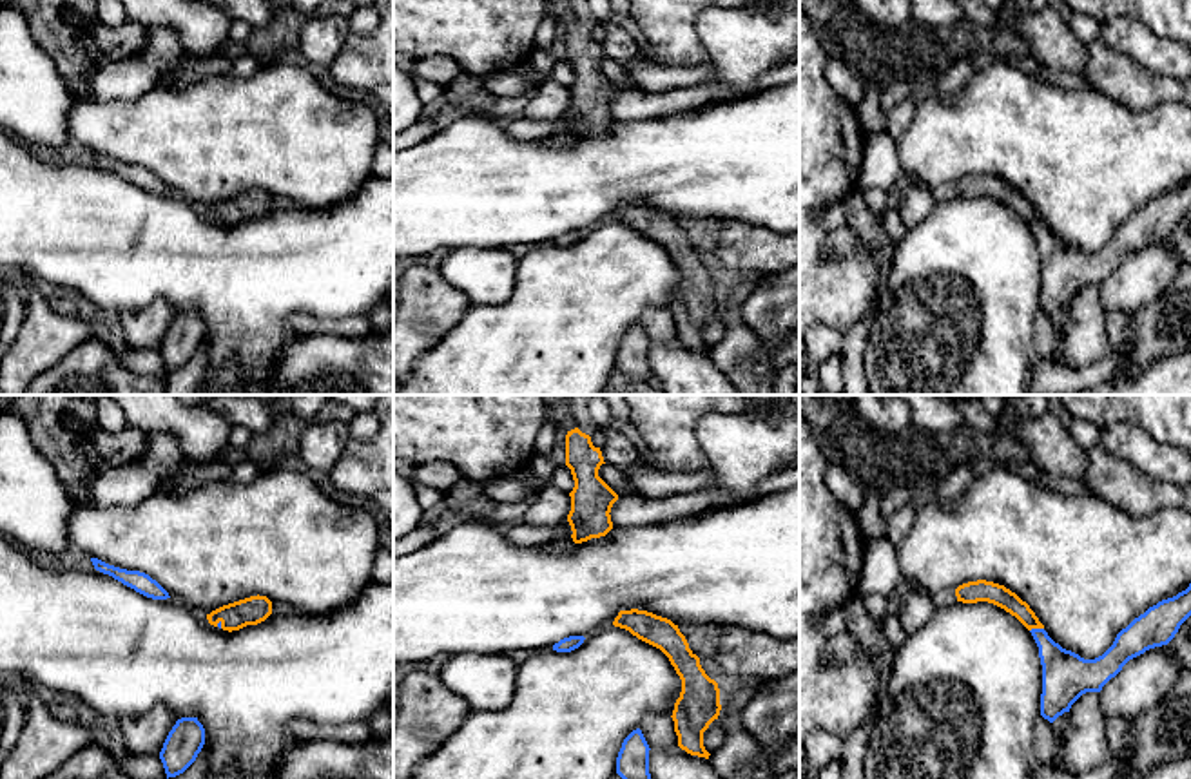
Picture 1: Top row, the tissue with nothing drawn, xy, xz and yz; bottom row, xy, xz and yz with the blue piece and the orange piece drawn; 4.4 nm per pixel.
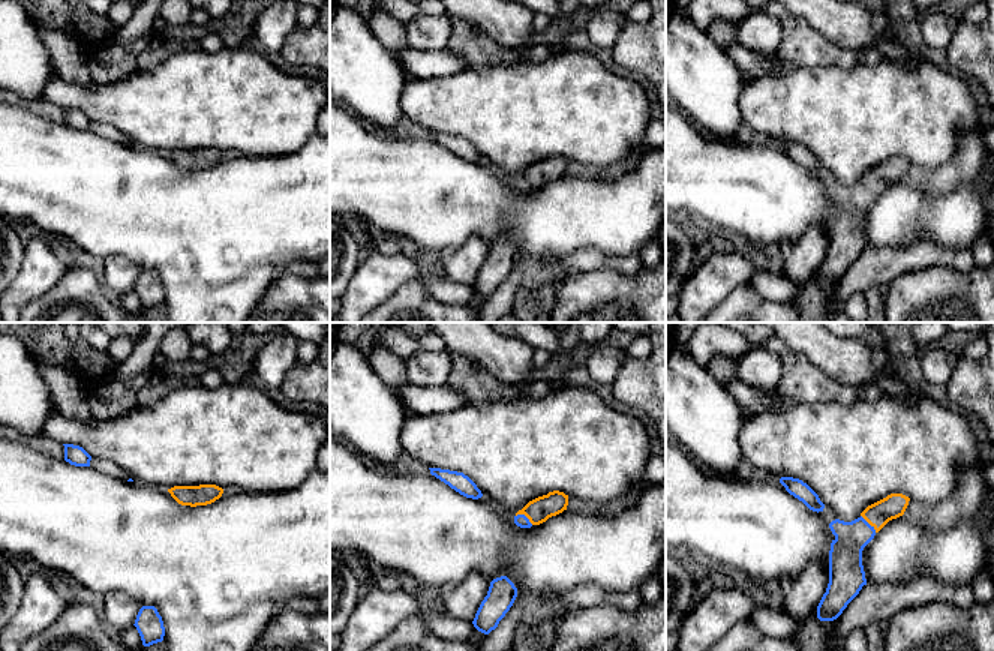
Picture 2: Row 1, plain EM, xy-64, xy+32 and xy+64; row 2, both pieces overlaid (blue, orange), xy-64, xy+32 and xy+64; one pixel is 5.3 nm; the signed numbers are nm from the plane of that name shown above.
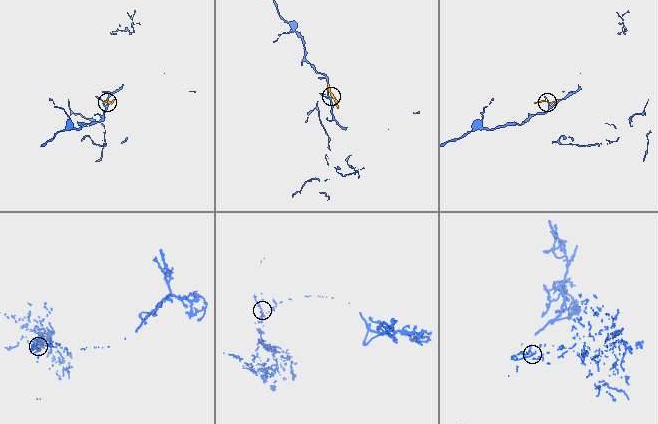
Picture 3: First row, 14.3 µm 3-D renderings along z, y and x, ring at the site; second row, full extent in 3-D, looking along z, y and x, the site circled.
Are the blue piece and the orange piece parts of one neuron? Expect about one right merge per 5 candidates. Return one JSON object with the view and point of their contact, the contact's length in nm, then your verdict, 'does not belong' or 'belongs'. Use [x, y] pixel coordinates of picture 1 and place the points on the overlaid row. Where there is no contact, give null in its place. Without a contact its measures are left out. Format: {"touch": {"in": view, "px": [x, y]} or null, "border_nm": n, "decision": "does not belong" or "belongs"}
{"touch": {"in": "yz", "px": [1036, 629]}, "border_nm": 70, "decision": "does not belong"}

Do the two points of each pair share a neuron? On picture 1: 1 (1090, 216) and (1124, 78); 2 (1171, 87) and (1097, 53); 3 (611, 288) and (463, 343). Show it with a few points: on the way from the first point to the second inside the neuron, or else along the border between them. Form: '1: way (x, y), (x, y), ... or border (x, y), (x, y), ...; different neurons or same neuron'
1: border (1094, 89), (1130, 109), (1150, 109), (1162, 102); different neurons
2: way (1153, 87), (1133, 87), (1115, 71); same neuron
3: way (575, 308), (541, 343), (499, 343); same neuron

